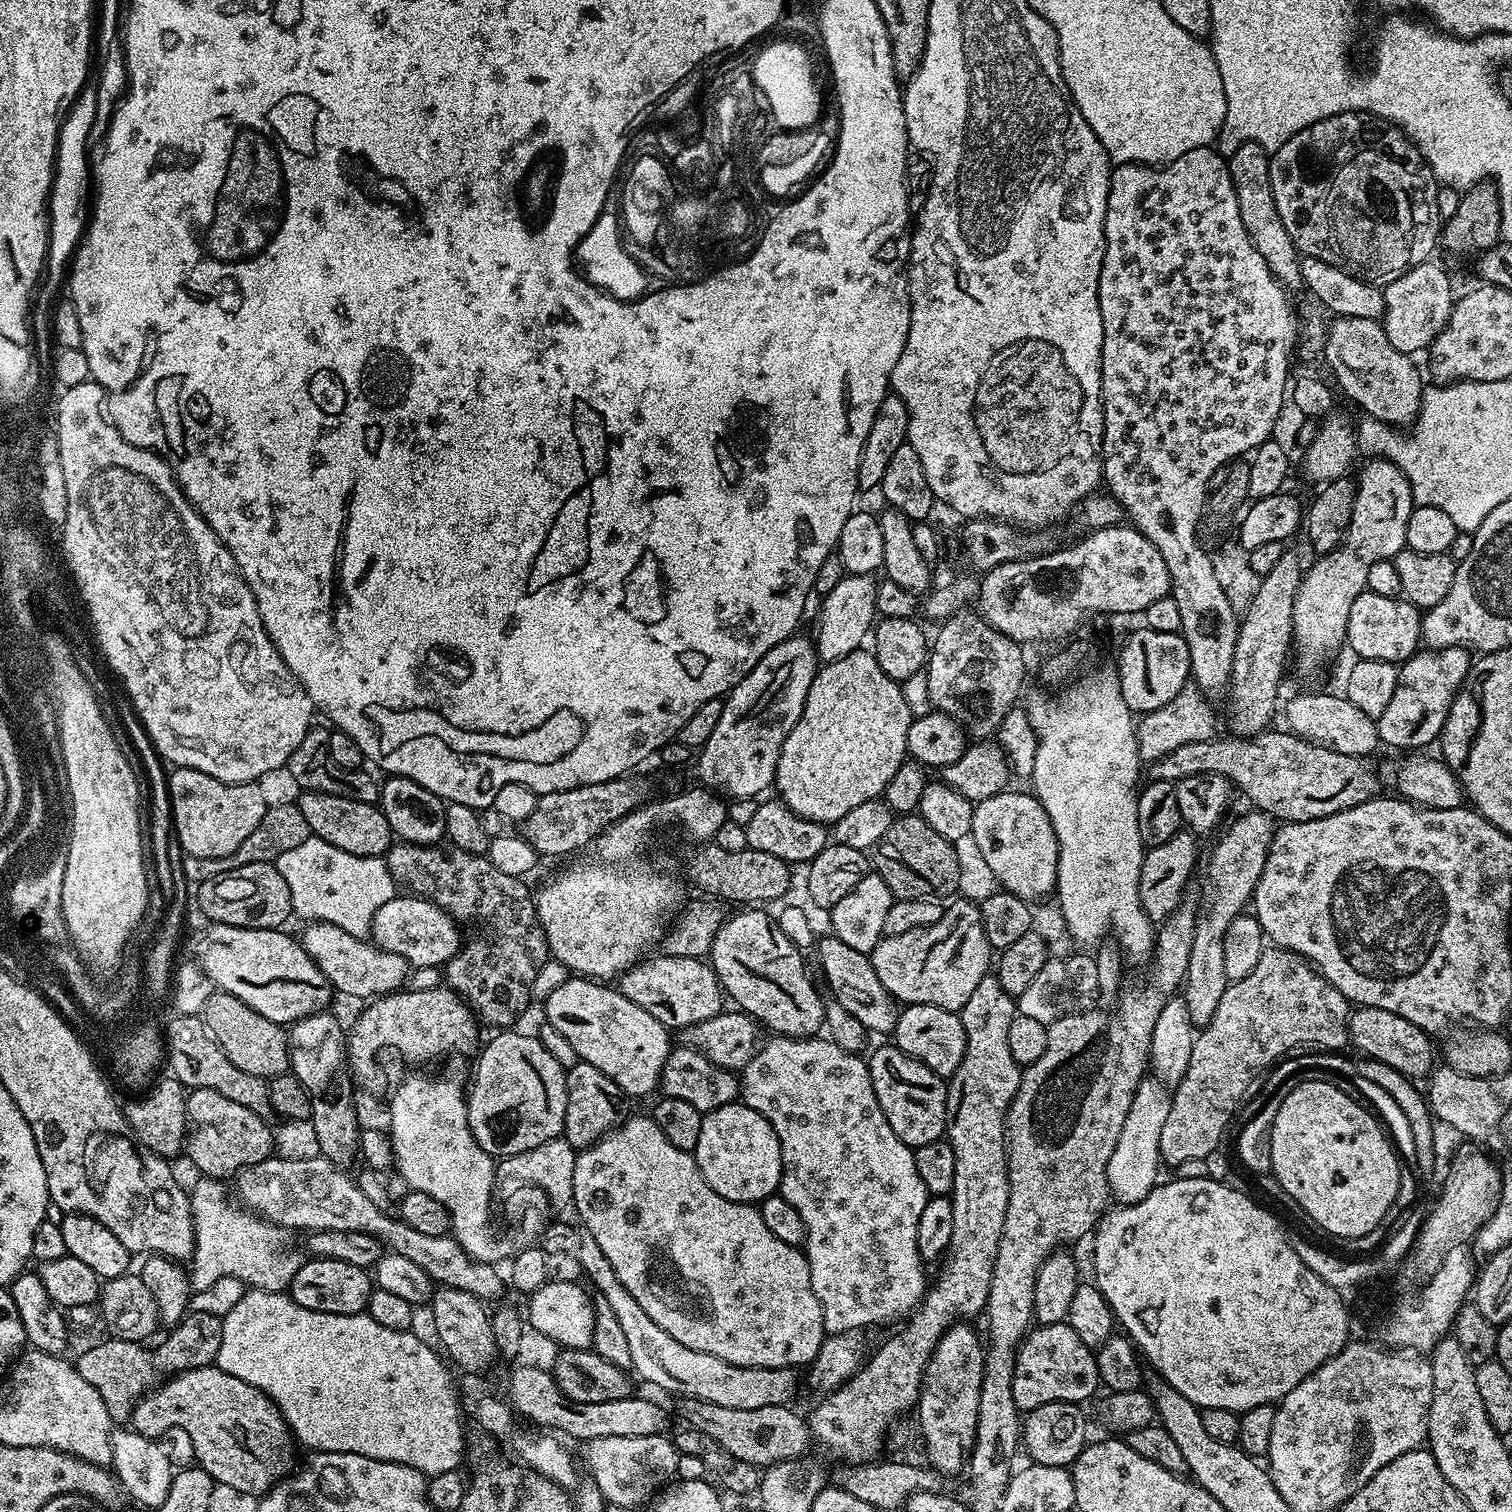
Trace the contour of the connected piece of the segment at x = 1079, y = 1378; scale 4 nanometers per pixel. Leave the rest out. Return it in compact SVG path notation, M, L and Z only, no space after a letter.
M1096 1353L1088 1356L1022 1356L1016 1354L1016 1369L1012 1379L1014 1402L1021 1413L1032 1412L1038 1406L1046 1406L1050 1402L1066 1402L1080 1404L1095 1394L1101 1387Z

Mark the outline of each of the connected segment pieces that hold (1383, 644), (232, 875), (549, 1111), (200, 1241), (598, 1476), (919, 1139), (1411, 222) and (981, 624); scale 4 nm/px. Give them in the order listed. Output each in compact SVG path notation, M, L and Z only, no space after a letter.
M1365 590L1354 598L1354 606L1350 606L1348 619L1347 647L1353 648L1361 660L1381 660L1397 666L1415 656L1422 644L1420 625L1421 609L1403 598L1382 598L1382 594L1374 594Z
M275 863L247 864L229 872L223 872L213 880L202 882L196 889L196 900L205 921L213 924L229 924L239 928L279 929L293 915L290 902L290 886L276 869Z
M500 1030L484 1049L479 1049L480 1057L476 1060L476 1073L472 1076L472 1088L467 1089L468 1121L470 1130L486 1150L486 1154L493 1158L503 1158L522 1154L526 1150L534 1150L534 1146L542 1146L551 1140L561 1139L566 1118L566 1070L542 1046L542 1042L535 1036L527 1036L517 1030Z
M215 1177L196 1179L189 1191L195 1228L195 1250L188 1268L189 1289L193 1293L207 1290L220 1278L234 1277L251 1289L287 1291L303 1264L303 1259L290 1248L289 1231L234 1202L233 1206Z
M667 1435L638 1438L594 1438L587 1441L590 1477L598 1484L605 1501L639 1509L677 1475L676 1463L682 1460L676 1445Z
M891 1043L888 1044L874 1049L872 1056L867 1057L870 1082L874 1086L878 1106L882 1106L886 1122L890 1122L890 1130L898 1134L907 1148L915 1150L918 1146L926 1146L926 1142L934 1142L945 1135L948 1086L945 1077L934 1074L934 1070L930 1070L922 1062L910 1058Z
M1343 112L1314 122L1314 126L1306 126L1306 130L1294 134L1278 151L1271 153L1268 165L1270 186L1274 190L1274 206L1278 206L1278 214L1282 217L1282 222L1286 225L1297 252L1304 256L1313 256L1322 262L1330 262L1330 266L1338 266L1338 270L1363 280L1365 284L1380 286L1389 280L1395 280L1397 276L1410 271L1414 266L1425 263L1431 257L1428 255L1435 250L1436 244L1438 248L1438 237L1442 232L1442 217L1436 201L1437 178L1425 162L1424 155L1405 136L1404 131L1380 116L1373 116L1371 112Z
M961 611L955 618L945 619L936 636L934 632L926 665L929 702L935 711L944 712L960 723L969 737L992 738L997 735L997 728L1006 718L1007 712L1017 707L1021 699L1020 687L1024 684L1025 649L997 628L991 628L983 616L979 614L971 616L970 613L963 612Z

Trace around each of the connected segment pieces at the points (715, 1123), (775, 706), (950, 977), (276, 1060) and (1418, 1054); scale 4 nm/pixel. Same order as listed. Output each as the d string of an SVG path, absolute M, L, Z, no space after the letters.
M743 1102L703 1113L703 1118L702 1134L698 1134L694 1155L708 1185L722 1194L722 1198L730 1198L739 1204L759 1205L761 1200L773 1195L779 1189L784 1163L778 1134L774 1134L770 1122Z
M793 634L778 646L774 646L774 650L767 652L758 662L758 666L754 666L754 670L750 670L750 674L746 674L746 678L742 678L732 687L731 692L727 693L722 718L718 718L714 734L710 734L710 738L704 747L699 749L697 755L700 757L696 760L696 776L703 787L711 788L713 792L728 798L756 798L760 796L759 792L773 787L778 758L782 754L782 744L801 717L806 694L809 693L818 671L815 643L811 637L800 635Z
M960 900L957 904L949 903L942 918L938 918L938 922L930 926L897 936L884 936L878 942L878 946L874 946L870 959L874 966L874 974L878 974L882 986L886 986L888 993L901 1005L929 1004L959 1013L960 1008L966 1006L970 994L974 994L978 982L982 982L982 978L989 975L990 965L994 960L994 949L987 942L979 907L975 903L972 905Z
M214 990L204 1004L202 1019L208 1035L224 1051L226 1058L238 1066L238 1070L246 1070L246 1074L265 1078L283 1076L289 1071L287 1031L281 1025L270 1022L270 1018L262 1018L258 1010L250 1010L242 998Z
M1357 1007L1348 1018L1348 1035L1351 1047L1361 1048L1363 1055L1369 1060L1377 1060L1394 1070L1398 1070L1409 1078L1427 1077L1433 1071L1432 1044L1429 1033L1423 1032L1414 1022L1402 1018L1398 1014L1390 1014L1390 1010L1381 1008Z

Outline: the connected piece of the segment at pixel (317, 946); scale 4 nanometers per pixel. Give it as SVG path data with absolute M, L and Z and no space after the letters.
M308 922L303 925L302 943L306 954L326 974L333 989L344 996L353 996L356 1000L371 1001L373 998L390 996L405 987L410 975L410 965L400 954L390 954L376 947L367 939L346 934L333 924Z

